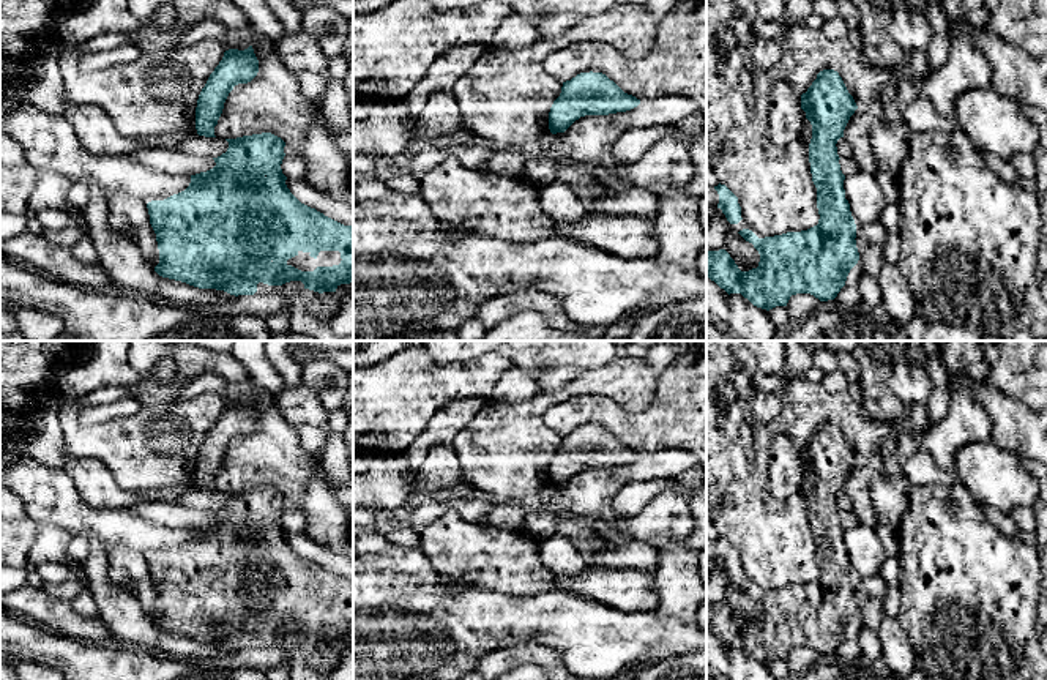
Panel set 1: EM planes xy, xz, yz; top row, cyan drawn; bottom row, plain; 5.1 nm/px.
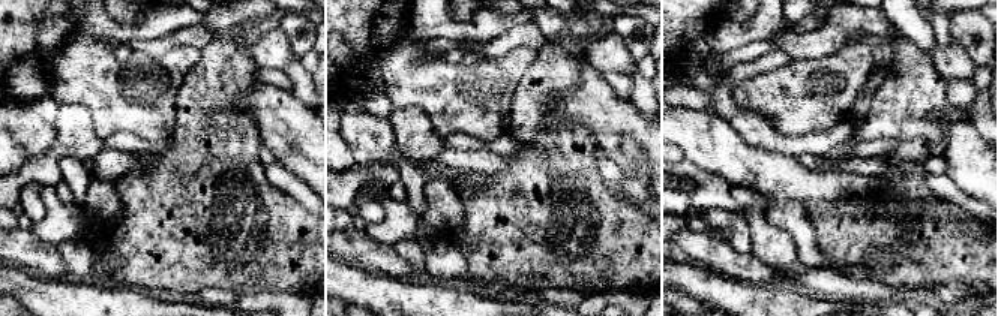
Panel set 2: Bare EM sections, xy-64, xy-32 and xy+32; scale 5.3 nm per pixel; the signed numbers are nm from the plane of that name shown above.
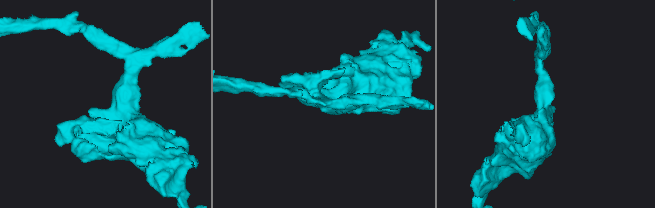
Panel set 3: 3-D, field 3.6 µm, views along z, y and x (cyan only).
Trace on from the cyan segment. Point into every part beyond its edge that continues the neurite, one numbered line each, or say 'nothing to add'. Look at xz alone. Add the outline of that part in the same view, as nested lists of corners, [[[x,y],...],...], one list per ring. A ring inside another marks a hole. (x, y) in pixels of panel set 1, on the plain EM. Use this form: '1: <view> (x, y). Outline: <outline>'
nothing to add

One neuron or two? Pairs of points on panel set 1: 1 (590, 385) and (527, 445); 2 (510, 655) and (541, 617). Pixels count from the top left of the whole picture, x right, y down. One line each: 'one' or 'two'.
1: one
2: two

